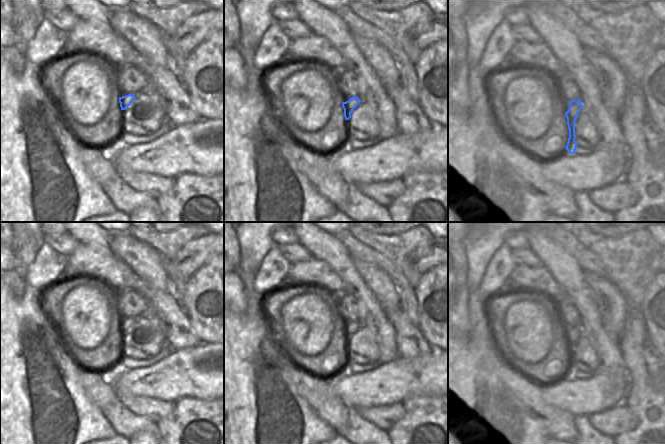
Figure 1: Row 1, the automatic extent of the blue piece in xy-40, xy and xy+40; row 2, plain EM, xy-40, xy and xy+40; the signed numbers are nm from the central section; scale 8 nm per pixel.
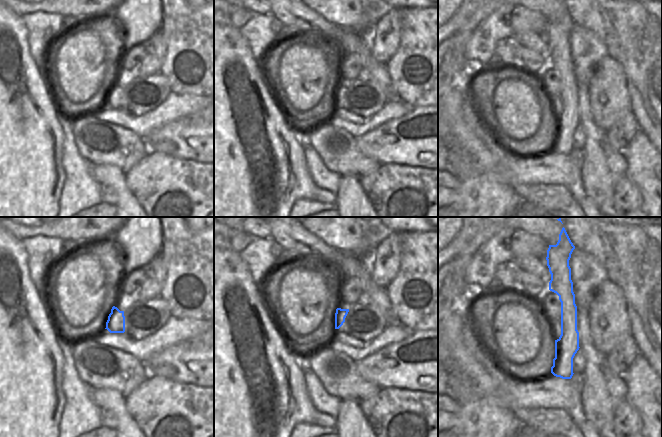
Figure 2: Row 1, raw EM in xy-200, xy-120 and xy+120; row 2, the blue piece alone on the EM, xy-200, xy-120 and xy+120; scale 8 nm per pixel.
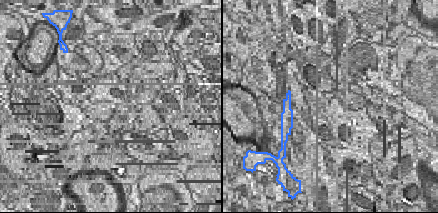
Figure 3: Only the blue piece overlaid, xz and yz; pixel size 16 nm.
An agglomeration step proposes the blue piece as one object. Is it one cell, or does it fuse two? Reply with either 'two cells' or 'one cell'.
two cells

